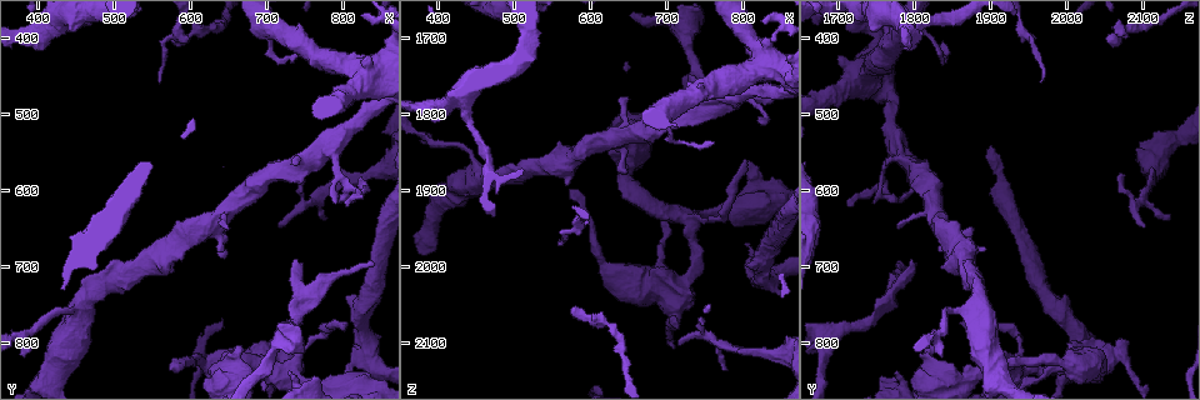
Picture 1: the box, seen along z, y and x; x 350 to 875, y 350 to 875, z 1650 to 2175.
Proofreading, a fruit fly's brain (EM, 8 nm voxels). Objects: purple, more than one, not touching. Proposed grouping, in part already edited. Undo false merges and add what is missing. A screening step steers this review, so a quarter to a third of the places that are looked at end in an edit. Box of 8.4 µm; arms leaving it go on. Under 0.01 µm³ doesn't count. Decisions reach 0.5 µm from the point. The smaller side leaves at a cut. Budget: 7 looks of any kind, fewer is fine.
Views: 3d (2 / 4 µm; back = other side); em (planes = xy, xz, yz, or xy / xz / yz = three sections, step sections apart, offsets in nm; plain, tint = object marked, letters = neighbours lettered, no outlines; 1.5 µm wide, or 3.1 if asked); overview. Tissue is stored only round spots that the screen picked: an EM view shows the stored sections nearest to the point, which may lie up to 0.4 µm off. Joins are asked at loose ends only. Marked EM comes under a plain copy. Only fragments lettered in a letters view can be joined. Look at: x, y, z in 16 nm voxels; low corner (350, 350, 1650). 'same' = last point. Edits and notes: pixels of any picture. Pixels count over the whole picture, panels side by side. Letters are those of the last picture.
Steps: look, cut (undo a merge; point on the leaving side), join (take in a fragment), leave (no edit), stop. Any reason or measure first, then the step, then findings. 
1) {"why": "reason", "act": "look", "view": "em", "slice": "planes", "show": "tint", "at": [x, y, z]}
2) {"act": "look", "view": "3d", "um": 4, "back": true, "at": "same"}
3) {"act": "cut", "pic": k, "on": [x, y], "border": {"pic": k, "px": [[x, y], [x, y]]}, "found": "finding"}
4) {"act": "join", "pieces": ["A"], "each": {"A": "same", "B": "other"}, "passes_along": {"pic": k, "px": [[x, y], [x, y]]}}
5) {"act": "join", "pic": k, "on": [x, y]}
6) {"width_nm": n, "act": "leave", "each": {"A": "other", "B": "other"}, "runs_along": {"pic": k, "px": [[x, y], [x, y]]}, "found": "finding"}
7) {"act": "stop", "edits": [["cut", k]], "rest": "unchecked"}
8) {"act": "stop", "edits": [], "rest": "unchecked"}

{"why": "end of a long branch", "act": "look", "view": "em", "slice": "xy", "step": 8, "show": "tint", "at": [570, 835, 1895]}

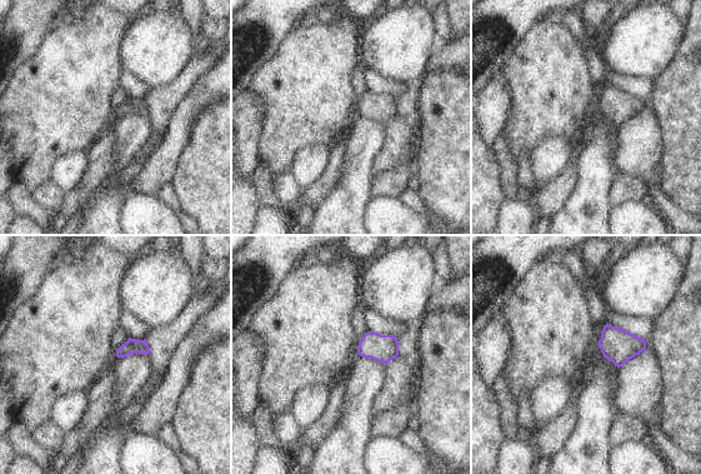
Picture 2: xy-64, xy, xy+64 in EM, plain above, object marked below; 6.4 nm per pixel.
{"act": "look", "view": "em", "slice": "planes", "show": "letters", "at": "same"}

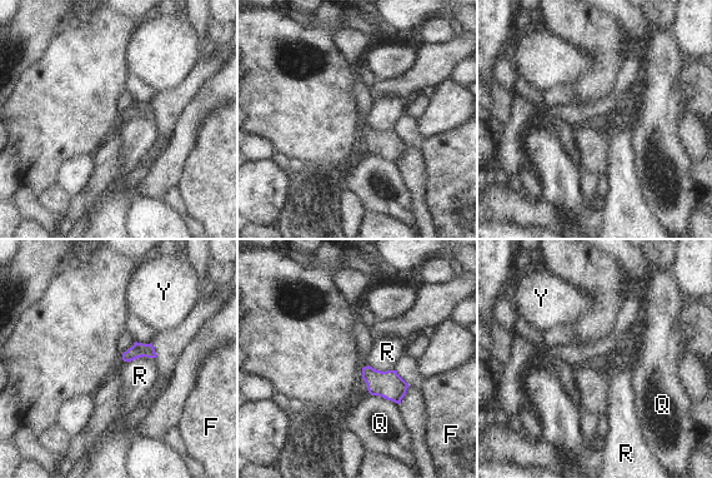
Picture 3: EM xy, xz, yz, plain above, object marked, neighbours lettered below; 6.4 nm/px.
{"width_nm": 100, "act": "leave", "each": {"F": "other", "Q": "other", "R": "other", "Y": "other"}, "border": {"pic": 3, "px": [[155, 357], [136, 357], [124, 362]]}, "found": "none of them fits"}

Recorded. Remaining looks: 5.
{"why": "branch stops here", "act": "look", "view": "em", "slice": "yz", "step": 4, "show": "tint", "at": [825, 580, 1805]}

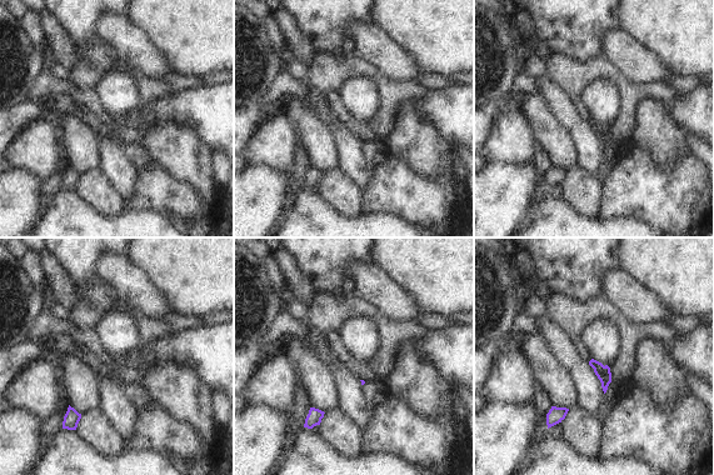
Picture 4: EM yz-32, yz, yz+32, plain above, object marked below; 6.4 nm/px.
{"act": "look", "view": "em", "slice": "planes", "show": "letters", "at": "same"}

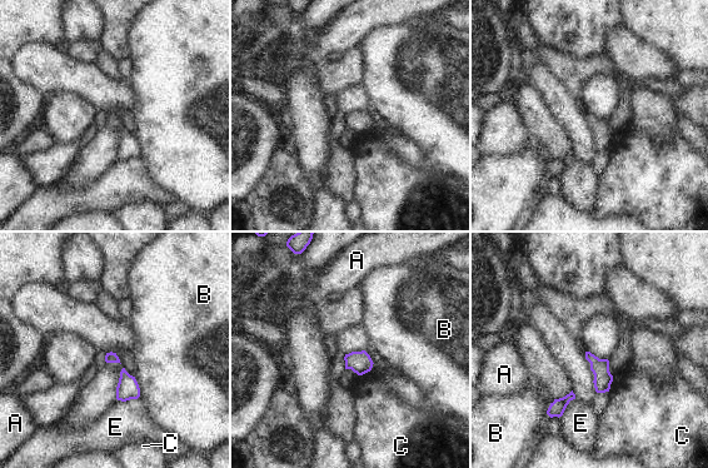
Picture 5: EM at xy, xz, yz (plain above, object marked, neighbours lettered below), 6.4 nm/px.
{"act": "leave", "each": {"A": "other", "B": "other", "C": "other", "E": "other"}, "found": "no lettered fragment goes on from it"}

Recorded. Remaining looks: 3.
{"why": "an open end", "act": "look", "view": "em", "slice": "yz", "step": 8, "show": "tint", "at": [735, 690, 1795]}

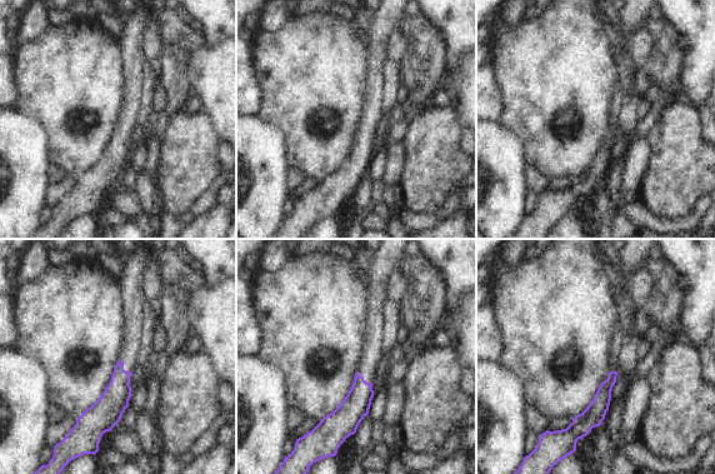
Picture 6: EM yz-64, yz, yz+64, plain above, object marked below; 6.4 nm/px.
{"why": "cut it another way", "act": "look", "view": "em", "slice": "planes", "show": "tint", "at": "same"}

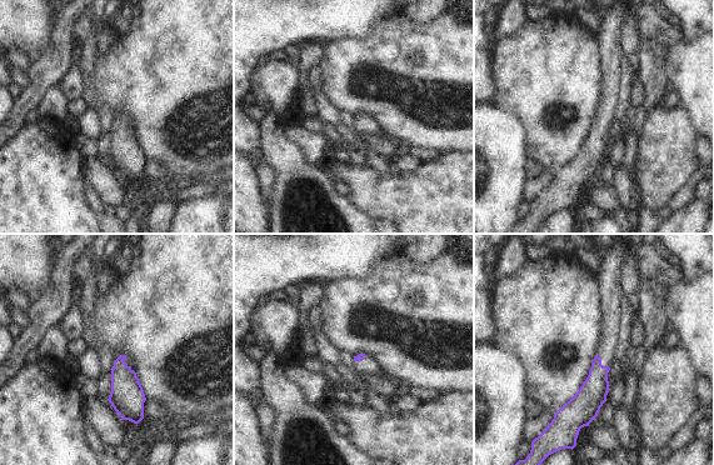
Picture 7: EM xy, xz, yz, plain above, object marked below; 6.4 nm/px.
{"act": "look", "view": "em", "slice": "planes", "show": "letters", "at": "same"}

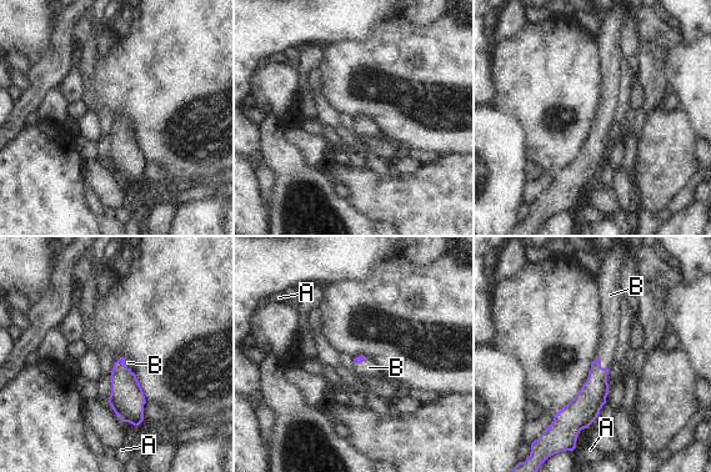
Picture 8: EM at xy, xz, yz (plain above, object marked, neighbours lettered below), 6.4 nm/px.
{"act": "join", "pieces": ["B"], "each": {"A": "other", "B": "same"}, "passes_along": {"pic": 8, "px": [[591, 397], [600, 365], [607, 347]]}, "found": "it goes on there"}

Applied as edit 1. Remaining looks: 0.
{"act": "stop", "edits": [["join", 8]], "rest": "unchecked"}

